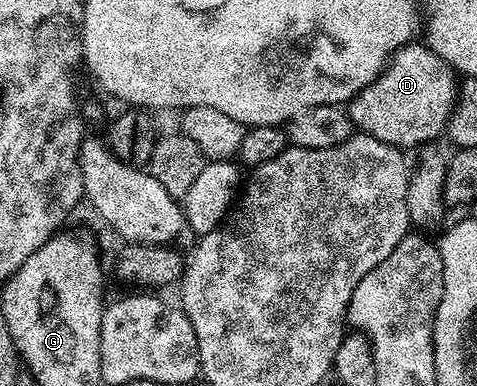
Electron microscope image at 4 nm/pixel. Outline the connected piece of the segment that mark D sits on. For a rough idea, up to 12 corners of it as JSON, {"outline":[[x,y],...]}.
{"outline":[[394,48],[351,95],[352,128],[408,149],[445,131],[452,68]]}

